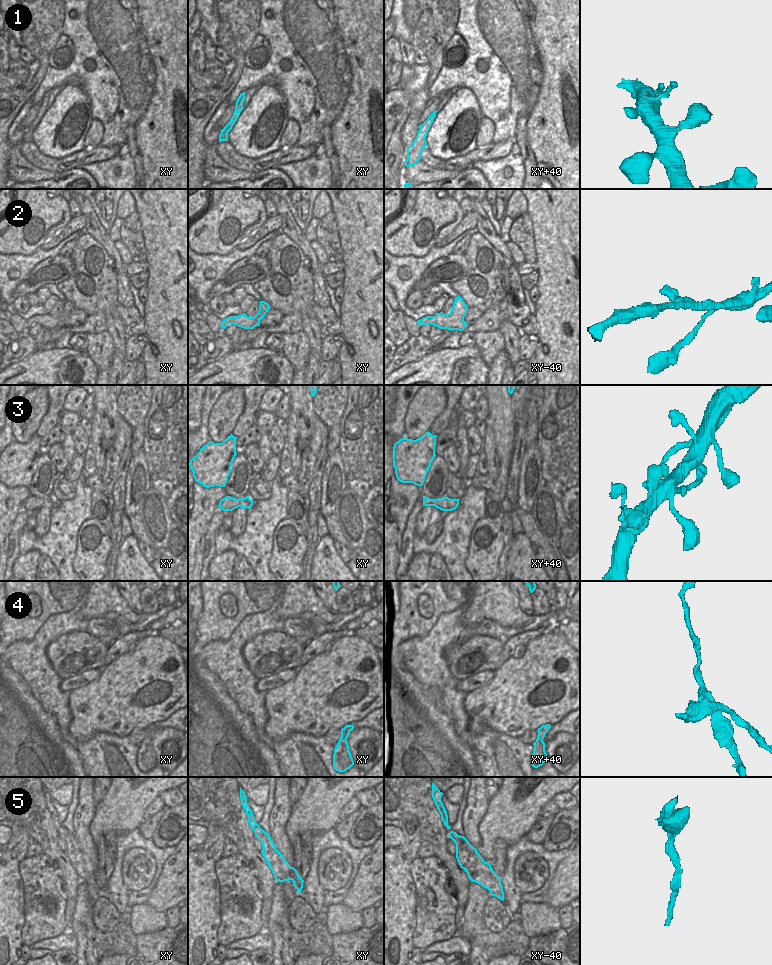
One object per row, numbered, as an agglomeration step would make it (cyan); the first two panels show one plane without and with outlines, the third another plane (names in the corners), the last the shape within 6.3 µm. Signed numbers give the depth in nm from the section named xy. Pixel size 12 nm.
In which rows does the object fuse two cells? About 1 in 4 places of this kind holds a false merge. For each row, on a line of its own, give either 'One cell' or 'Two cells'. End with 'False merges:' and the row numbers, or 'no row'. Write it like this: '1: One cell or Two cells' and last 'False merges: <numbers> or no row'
1: One cell
2: One cell
3: Two cells
4: Two cells
5: One cell
False merges: 3, 4.

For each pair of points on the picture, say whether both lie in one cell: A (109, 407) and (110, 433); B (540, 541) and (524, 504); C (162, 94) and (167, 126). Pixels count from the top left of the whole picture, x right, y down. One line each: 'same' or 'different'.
A: same
B: different
C: same

